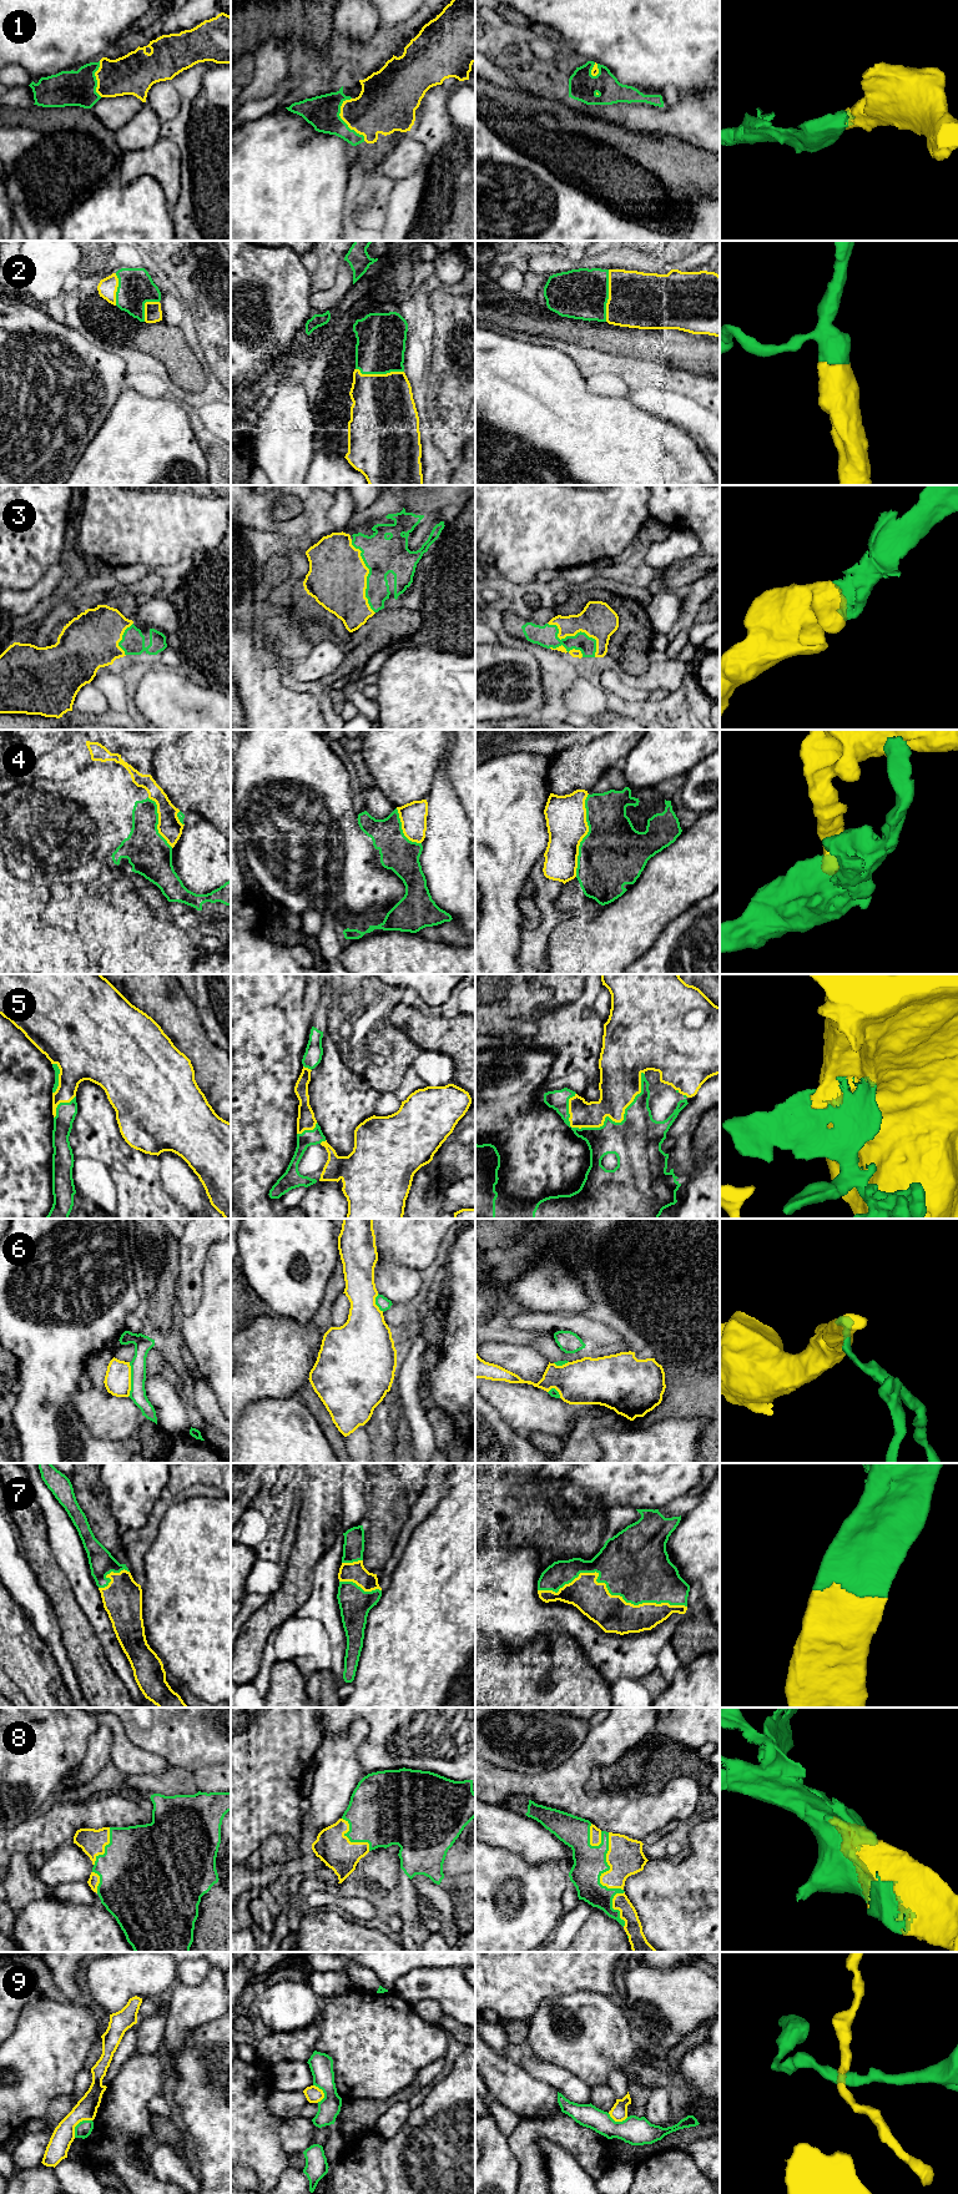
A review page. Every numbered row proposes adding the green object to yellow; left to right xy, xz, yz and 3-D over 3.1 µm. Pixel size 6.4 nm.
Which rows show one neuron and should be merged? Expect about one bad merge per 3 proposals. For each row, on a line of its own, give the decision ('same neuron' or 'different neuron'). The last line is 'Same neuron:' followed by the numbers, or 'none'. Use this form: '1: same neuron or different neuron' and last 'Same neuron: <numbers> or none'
1: same neuron
2: same neuron
3: same neuron
4: different neuron
5: same neuron
6: different neuron
7: same neuron
8: same neuron
9: different neuron
Same neuron: 1, 2, 3, 5, 7, 8

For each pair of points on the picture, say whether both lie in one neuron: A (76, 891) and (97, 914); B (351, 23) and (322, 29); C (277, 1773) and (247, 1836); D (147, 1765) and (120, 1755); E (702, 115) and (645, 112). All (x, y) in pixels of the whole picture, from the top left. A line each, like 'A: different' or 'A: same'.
A: different
B: different
C: same
D: same
E: same

